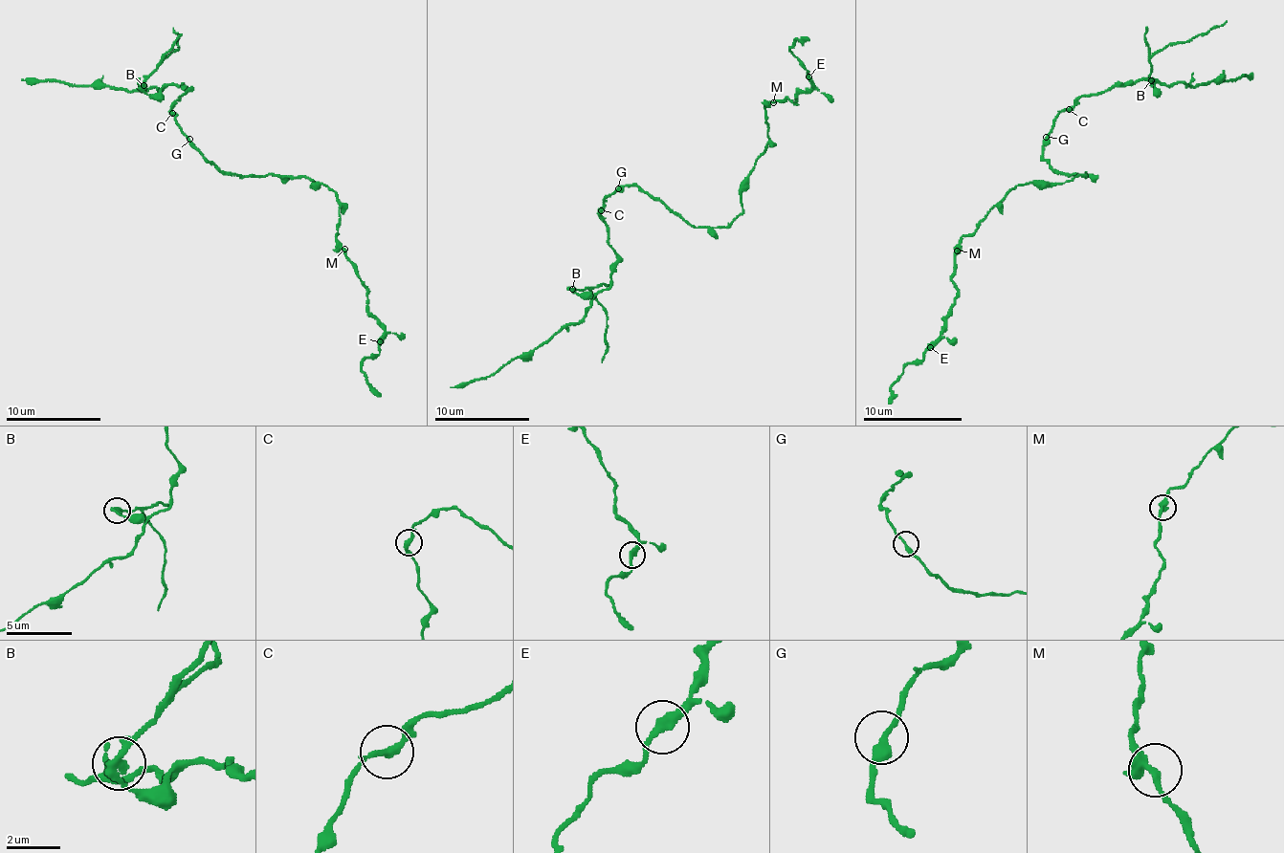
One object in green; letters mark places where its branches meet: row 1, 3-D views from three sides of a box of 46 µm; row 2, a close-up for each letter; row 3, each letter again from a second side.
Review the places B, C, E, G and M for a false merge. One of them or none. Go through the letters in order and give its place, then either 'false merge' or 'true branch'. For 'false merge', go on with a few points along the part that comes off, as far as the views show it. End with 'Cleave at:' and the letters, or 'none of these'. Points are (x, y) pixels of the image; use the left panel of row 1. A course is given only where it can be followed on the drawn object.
B: place (143, 85); false merge; course (143, 84), (158, 65), (177, 49), (172, 27)
C: place (172, 113); true branch
E: place (380, 341); true branch
G: place (189, 139); true branch
M: place (344, 249); true branch
Cleave at: B

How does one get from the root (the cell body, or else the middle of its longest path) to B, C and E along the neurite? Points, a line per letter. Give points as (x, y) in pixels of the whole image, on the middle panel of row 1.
B: (679, 215), (637, 186), (608, 196), (601, 217), (615, 272), (594, 294), (572, 289)
C: (679, 215), (675, 215), (637, 186), (623, 186), (608, 196), (601, 210)
E: (679, 215), (697, 227), (725, 227), (741, 210), (741, 182), (768, 141), (765, 107), (794, 102), (808, 76)

